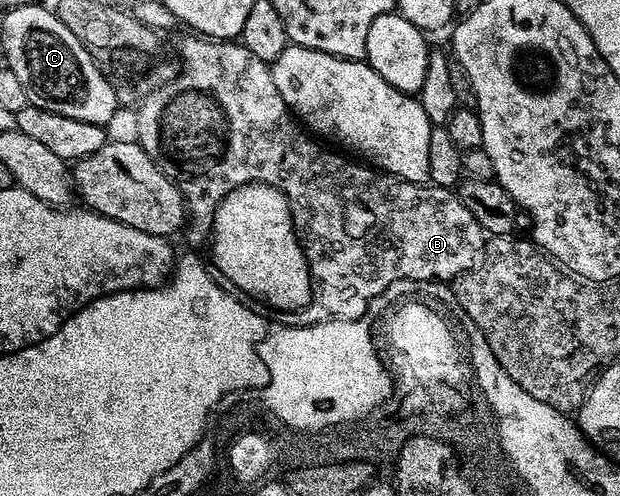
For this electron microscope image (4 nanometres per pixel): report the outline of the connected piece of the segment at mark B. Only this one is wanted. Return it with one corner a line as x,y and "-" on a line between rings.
186,34
190,36
186,36
182,41
178,44
178,52
177,55
180,57
182,55
182,60
186,63
186,69
179,71
177,75
175,75
174,79
170,81
169,84
163,84
161,88
155,88
153,92
148,93
146,96
141,97
140,103
142,104
138,108
138,117
134,120
134,128
138,131
138,136
136,135
136,143
145,150
148,154
148,158
152,158
152,162
156,162
156,166
161,170
162,173
165,174
166,177
169,178
171,182
176,185
176,187
180,190
180,194
184,198
184,202
186,203
186,214
188,217
188,223
184,228
184,237
186,236
186,240
191,244
191,249
198,250
198,247
201,246
202,243
204,245
207,243
208,237
211,235
211,224
214,221
214,215
217,212
218,204
221,203
222,199
230,191
234,188
240,187
242,184
270,184
274,188
278,188
279,191
286,196
287,201
290,204
291,210
291,218
294,220
294,226
297,229
297,236
299,240
299,246
302,248
303,253
306,255
307,262
310,264
310,272
311,272
311,301
308,302
306,308
301,309
297,313
298,320
297,323
299,325
304,324
320,324
323,320
355,320
356,318
360,318
361,316
366,315
366,311
368,310
368,306
372,302
372,298
376,298
381,294
384,290
388,290
388,286
392,286
393,284
397,284
400,280
436,280
439,282
450,282
453,281
454,277
462,275
459,271
460,268
464,268
466,265
470,264
471,261
476,264
479,263
480,257
483,255
485,244
482,242
482,237
484,237
485,232
483,232
482,227
480,226
480,222
476,222
476,218
472,218
472,210
468,210
468,206
464,206
464,202
462,201
461,195
457,191
451,190
449,188
439,188
437,186
431,186
429,183
425,184
413,184
412,182
408,182
407,180
401,180
399,176
391,176
389,172
383,172
366,162
359,162
357,159
351,158
349,155
343,154
341,151
338,152
329,152
326,148
321,148
319,141
315,139
313,135
309,131
304,130
303,125
299,123
297,119
292,118
291,113
288,111
286,107
286,103
284,102
284,98
280,98
280,90
276,90
276,82
272,82
272,74
270,73
270,64
265,60
261,60
260,58
256,58
256,54
252,54
248,49
243,46
240,42
227,42
225,40
215,40
213,38
203,38
198,34

